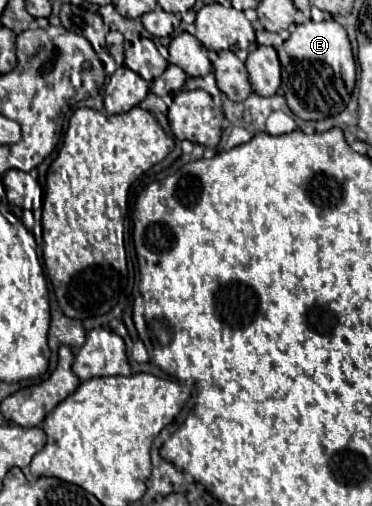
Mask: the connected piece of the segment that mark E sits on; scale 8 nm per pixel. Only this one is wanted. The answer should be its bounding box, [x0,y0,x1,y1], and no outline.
[279,18,355,120]

